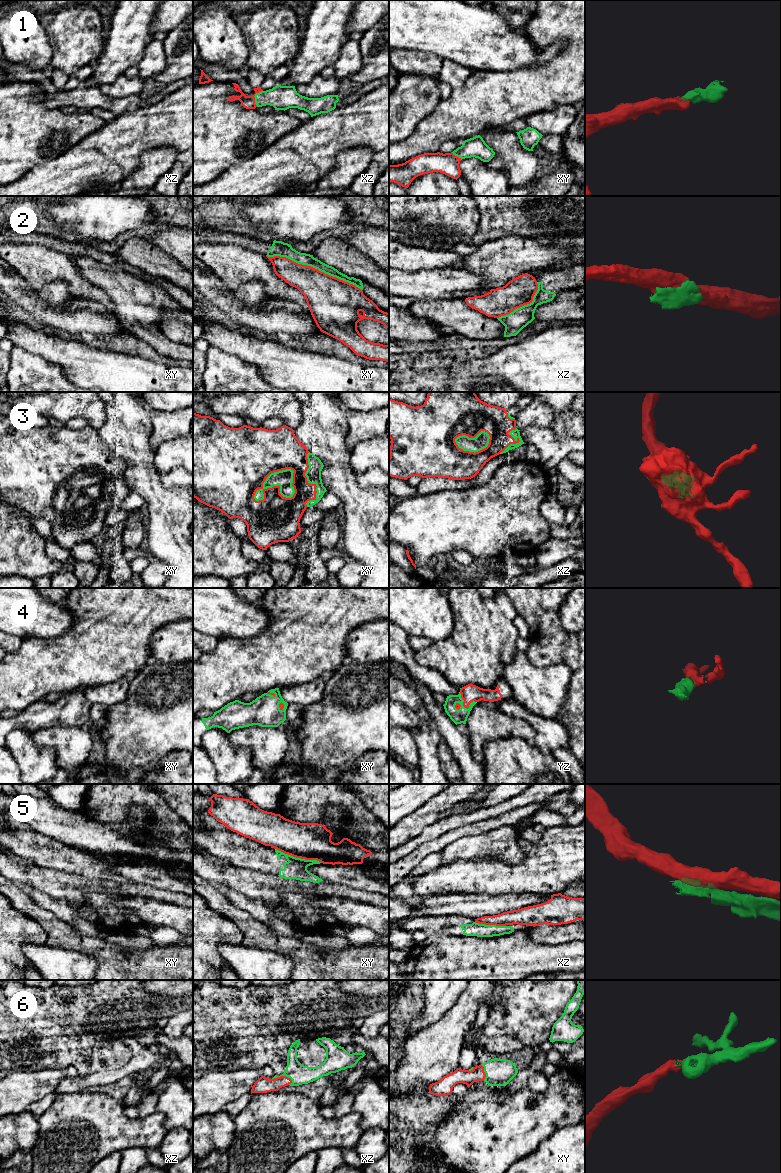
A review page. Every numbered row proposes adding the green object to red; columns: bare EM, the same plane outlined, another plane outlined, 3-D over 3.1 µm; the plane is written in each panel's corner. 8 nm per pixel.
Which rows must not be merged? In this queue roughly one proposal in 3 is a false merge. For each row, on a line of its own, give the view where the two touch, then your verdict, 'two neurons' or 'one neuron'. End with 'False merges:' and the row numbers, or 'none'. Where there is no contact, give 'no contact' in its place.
1: contact in xz; one neuron
2: contact in xy; two neurons
3: contact in xy; one neuron
4: contact in yz; one neuron
5: contact in xy; two neurons
6: contact in xz; one neuron
False merges: 2, 5

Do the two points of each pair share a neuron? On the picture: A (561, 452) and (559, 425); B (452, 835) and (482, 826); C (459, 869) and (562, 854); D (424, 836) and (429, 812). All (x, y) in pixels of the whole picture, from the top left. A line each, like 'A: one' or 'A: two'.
A: two
B: one
C: one
D: two

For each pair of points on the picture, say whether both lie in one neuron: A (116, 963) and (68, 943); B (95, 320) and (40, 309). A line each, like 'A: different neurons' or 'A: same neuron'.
A: same neuron
B: same neuron

